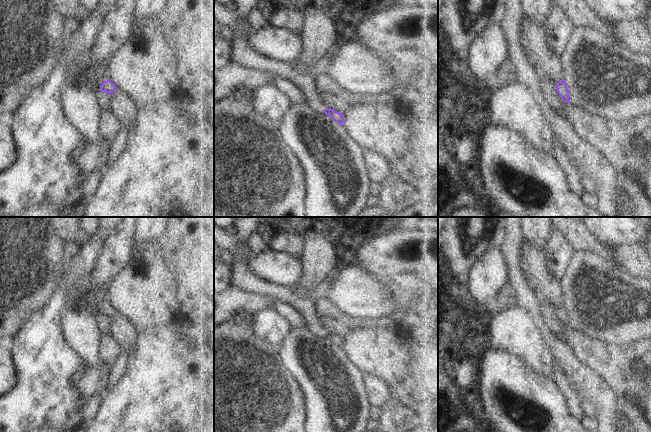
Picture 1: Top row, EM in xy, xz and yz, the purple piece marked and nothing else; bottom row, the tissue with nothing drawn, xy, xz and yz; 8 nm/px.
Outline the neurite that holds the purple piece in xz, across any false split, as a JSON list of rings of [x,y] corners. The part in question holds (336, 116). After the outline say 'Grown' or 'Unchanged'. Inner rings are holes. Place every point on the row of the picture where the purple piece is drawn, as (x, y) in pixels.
[[[324,109],[324,113],[332,118],[333,121],[337,122],[340,125],[344,123],[344,117],[341,113],[332,110],[332,109]]]. Unchanged

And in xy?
[[[110,79],[102,82],[100,85],[101,92],[107,92],[108,94],[113,93],[116,88],[116,85]]]. Unchanged

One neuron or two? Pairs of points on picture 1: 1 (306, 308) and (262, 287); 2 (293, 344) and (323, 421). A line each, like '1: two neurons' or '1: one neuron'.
1: one neuron
2: one neuron

